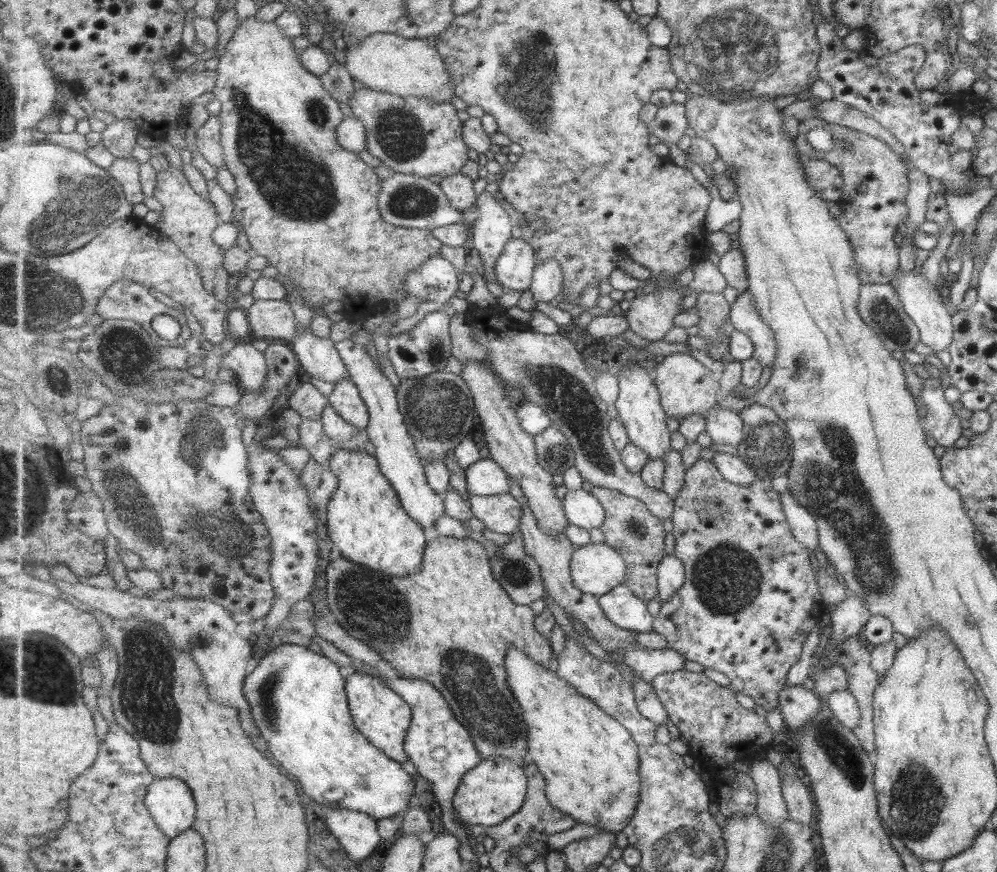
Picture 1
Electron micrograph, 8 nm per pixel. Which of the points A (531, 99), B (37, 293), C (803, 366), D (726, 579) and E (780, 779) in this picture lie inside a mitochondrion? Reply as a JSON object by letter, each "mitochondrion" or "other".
{"A":"mitochondrion","B":"mitochondrion","C":"mitochondrion","D":"mitochondrion","E":"other"}

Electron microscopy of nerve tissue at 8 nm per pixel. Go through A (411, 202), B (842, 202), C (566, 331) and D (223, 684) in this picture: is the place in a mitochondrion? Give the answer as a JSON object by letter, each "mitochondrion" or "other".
{"A":"mitochondrion","B":"other","C":"other","D":"other"}

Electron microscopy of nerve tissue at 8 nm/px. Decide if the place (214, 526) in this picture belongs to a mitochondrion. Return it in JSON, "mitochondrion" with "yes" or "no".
{"mitochondrion":"yes"}

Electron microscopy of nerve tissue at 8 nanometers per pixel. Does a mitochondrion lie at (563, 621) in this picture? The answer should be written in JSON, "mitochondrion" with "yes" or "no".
{"mitochondrion":"no"}

